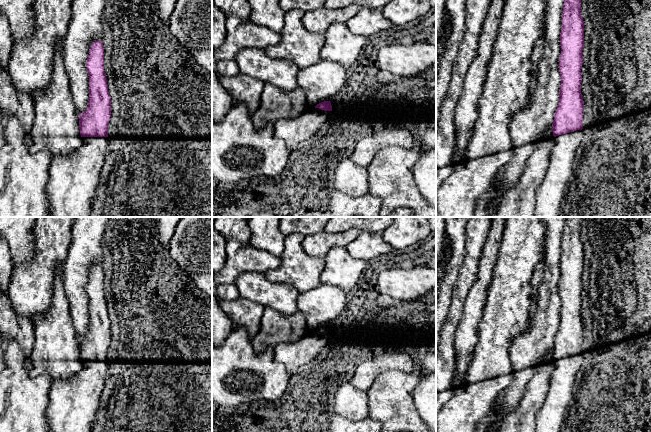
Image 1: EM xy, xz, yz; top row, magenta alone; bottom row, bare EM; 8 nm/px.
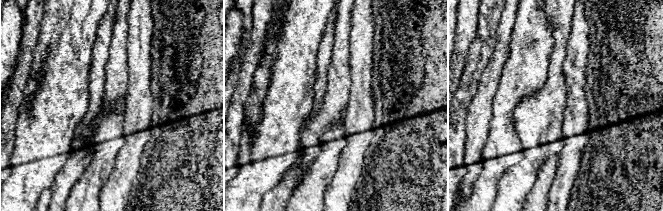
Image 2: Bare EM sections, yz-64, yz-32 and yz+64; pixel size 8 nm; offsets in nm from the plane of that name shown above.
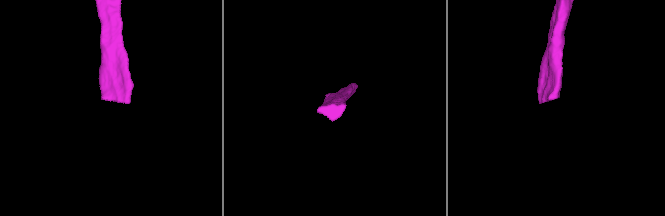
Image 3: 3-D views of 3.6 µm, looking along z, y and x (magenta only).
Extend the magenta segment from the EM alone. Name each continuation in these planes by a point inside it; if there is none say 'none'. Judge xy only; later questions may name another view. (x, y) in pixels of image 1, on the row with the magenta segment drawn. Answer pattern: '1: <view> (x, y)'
1: xy (73, 179)

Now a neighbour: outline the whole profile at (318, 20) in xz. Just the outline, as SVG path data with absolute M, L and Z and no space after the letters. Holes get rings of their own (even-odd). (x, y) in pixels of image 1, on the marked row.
M349 4L338 9L325 7L314 9L304 13L302 23L308 31L324 34L331 24L349 21L358 13L360 8L358 4Z

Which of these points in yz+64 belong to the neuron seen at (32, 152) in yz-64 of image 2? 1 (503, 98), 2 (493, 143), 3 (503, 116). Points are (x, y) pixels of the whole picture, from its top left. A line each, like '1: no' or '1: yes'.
1: yes
2: yes
3: yes

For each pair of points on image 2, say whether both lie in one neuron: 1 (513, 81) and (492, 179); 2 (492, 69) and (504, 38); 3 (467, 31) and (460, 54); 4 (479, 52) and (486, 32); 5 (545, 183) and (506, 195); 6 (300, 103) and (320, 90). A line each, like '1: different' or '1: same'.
1: same
2: same
3: same
4: same
5: different
6: different

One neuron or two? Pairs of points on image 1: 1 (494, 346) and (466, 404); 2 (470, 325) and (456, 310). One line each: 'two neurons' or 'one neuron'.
1: one neuron
2: two neurons

